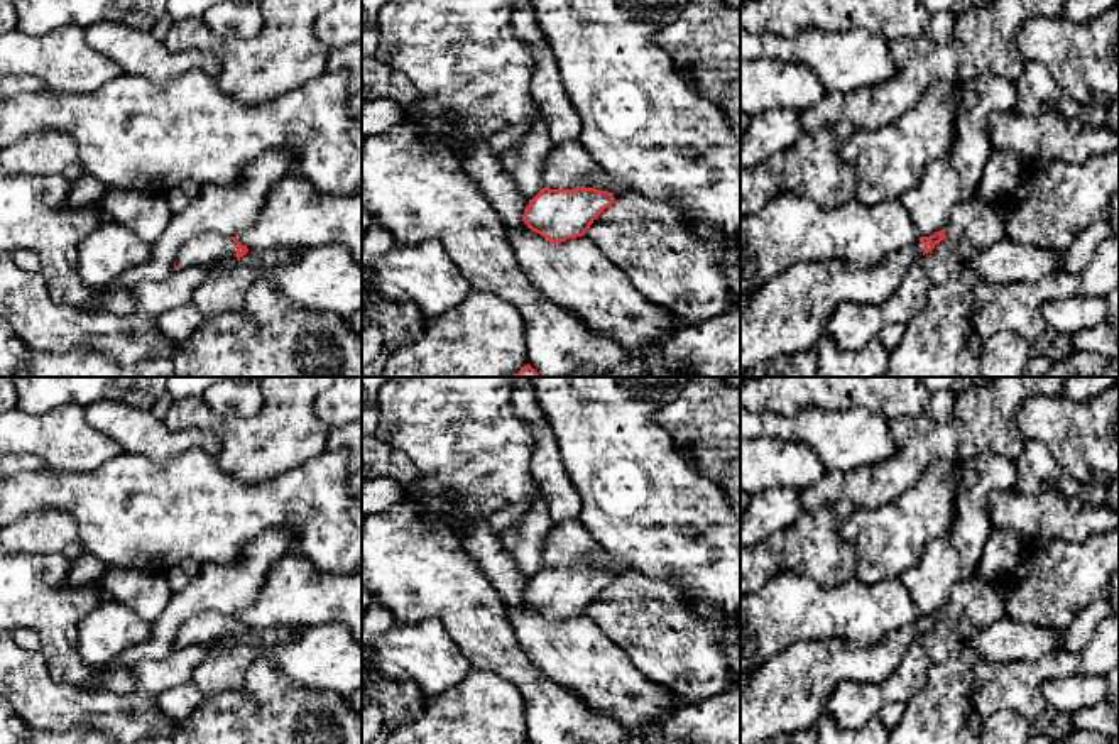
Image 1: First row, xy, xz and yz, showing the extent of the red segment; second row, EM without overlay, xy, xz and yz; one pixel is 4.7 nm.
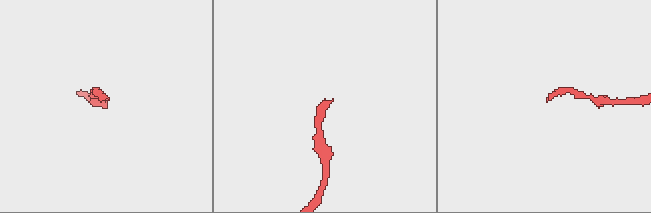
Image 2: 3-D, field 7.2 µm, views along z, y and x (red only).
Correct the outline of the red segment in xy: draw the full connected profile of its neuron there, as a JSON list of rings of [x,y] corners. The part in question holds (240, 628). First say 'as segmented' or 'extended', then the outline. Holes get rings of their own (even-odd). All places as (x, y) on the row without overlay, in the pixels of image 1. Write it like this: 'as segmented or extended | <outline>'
extended | [[[206,612],[183,622],[176,634],[174,648],[184,649],[194,644],[213,648],[223,637],[243,636],[248,631],[235,615]]]

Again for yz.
extended | [[[945,609],[920,615],[871,646],[843,637],[793,643],[752,673],[740,690],[740,744],[815,729],[840,683],[886,681],[909,646],[943,615]]]

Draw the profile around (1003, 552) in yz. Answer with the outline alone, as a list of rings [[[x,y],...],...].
[[[992,529],[979,560],[977,575],[997,582],[1018,566],[1026,550],[1028,546],[1013,529]]]

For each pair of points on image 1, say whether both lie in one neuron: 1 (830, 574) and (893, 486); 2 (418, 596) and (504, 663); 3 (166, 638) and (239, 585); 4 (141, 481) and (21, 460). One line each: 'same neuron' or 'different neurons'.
1: different neurons
2: same neuron
3: same neuron
4: different neurons

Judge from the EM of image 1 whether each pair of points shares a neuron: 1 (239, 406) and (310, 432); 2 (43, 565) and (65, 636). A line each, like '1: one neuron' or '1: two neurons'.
1: two neurons
2: one neuron

